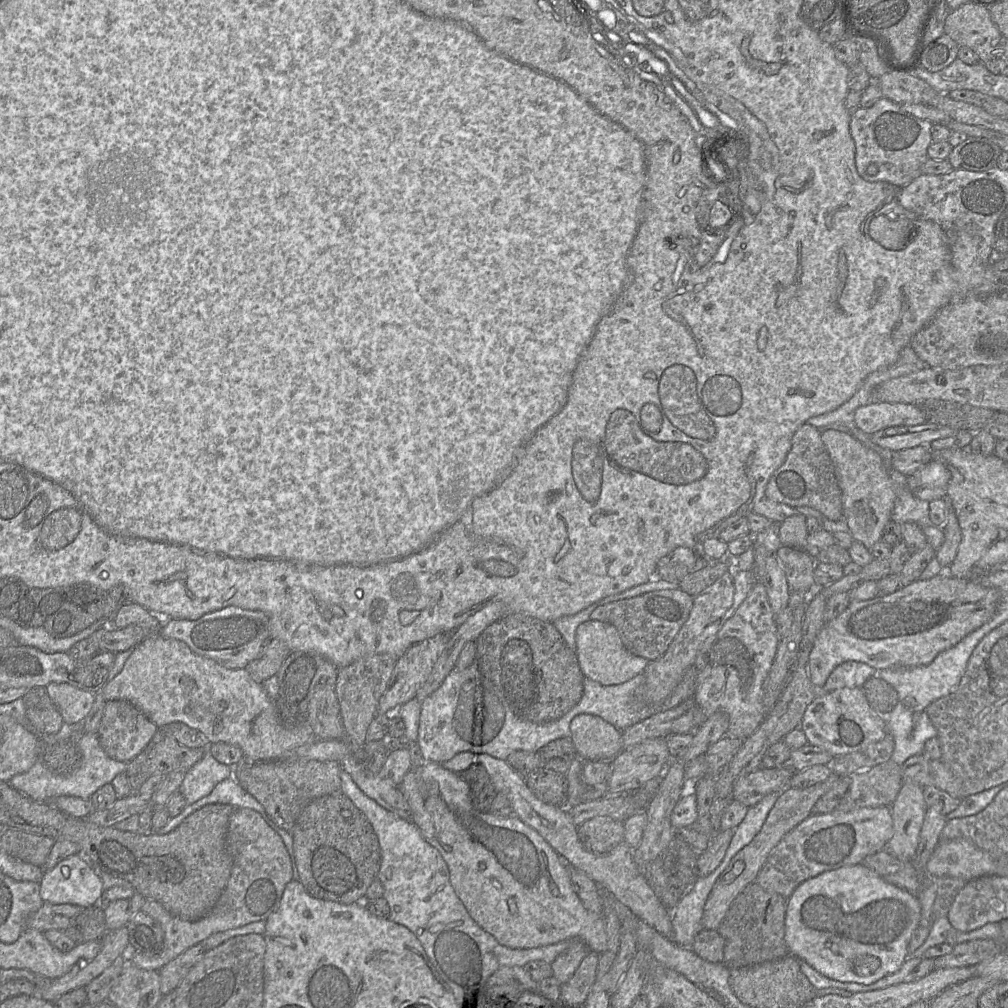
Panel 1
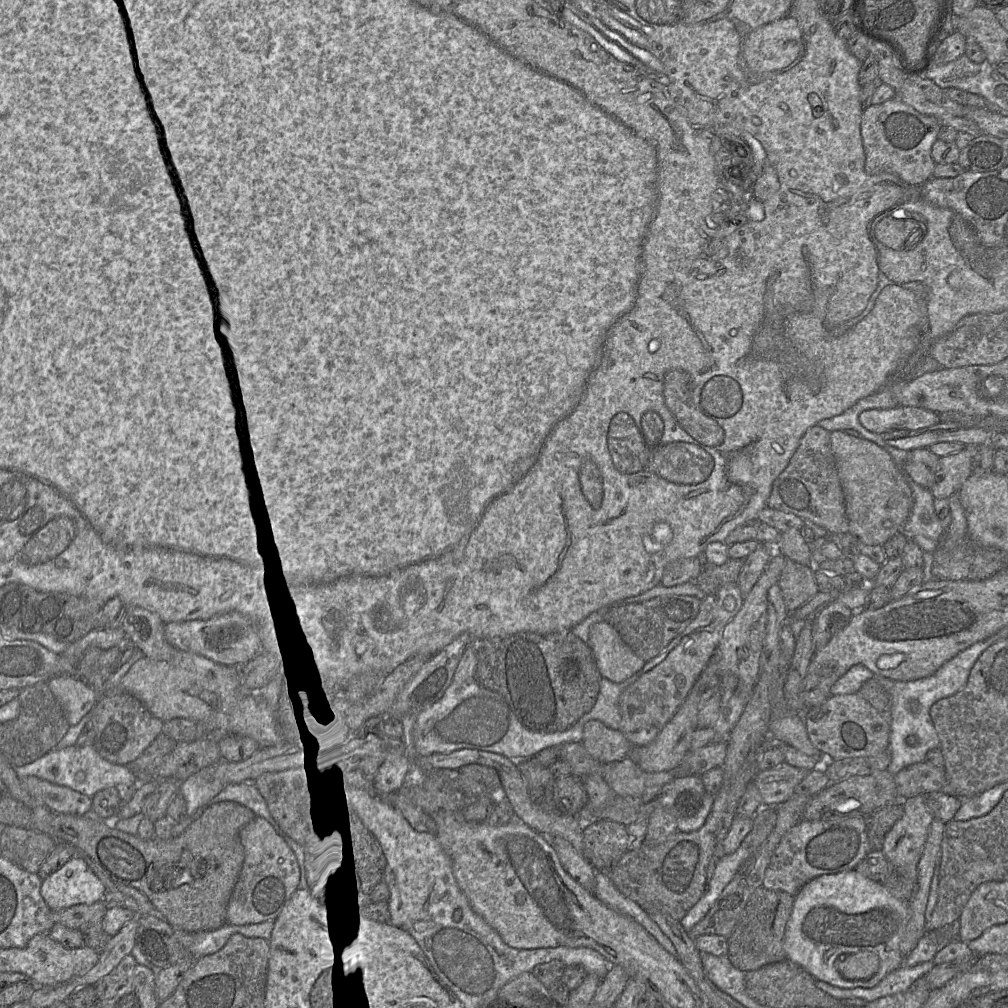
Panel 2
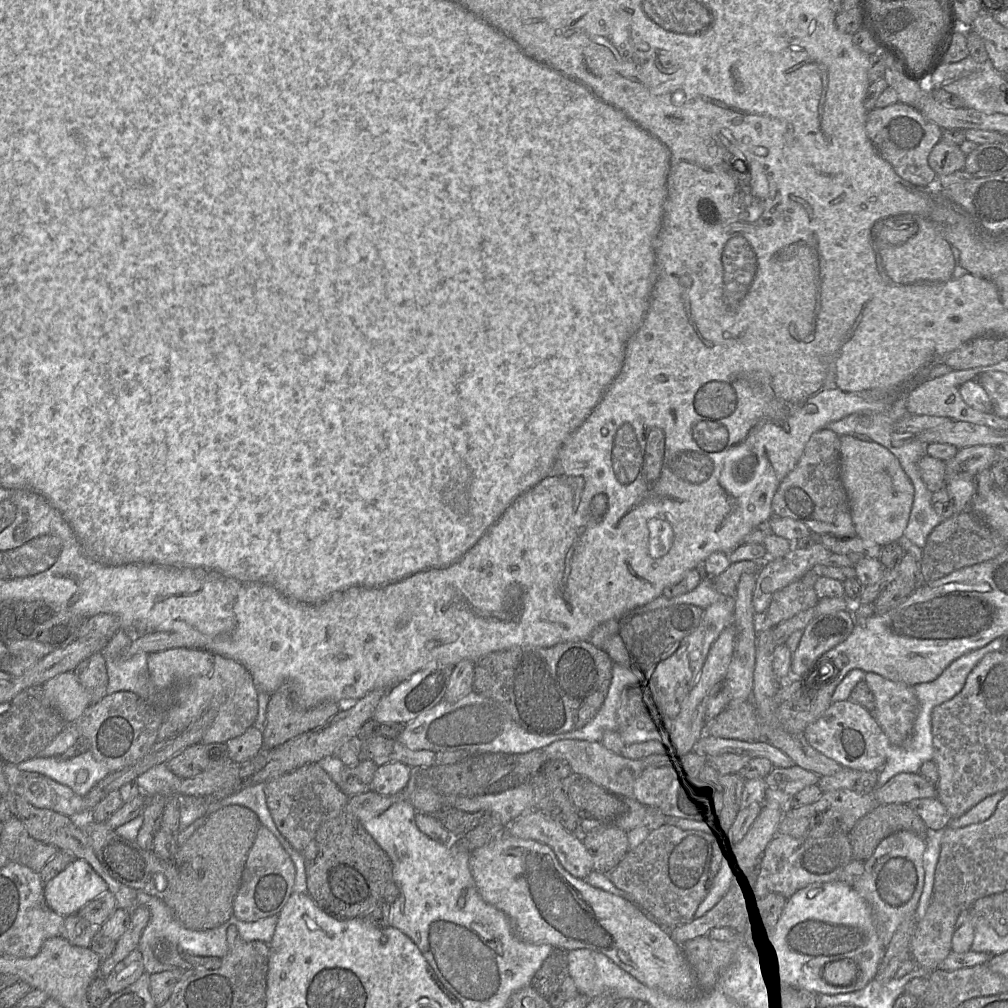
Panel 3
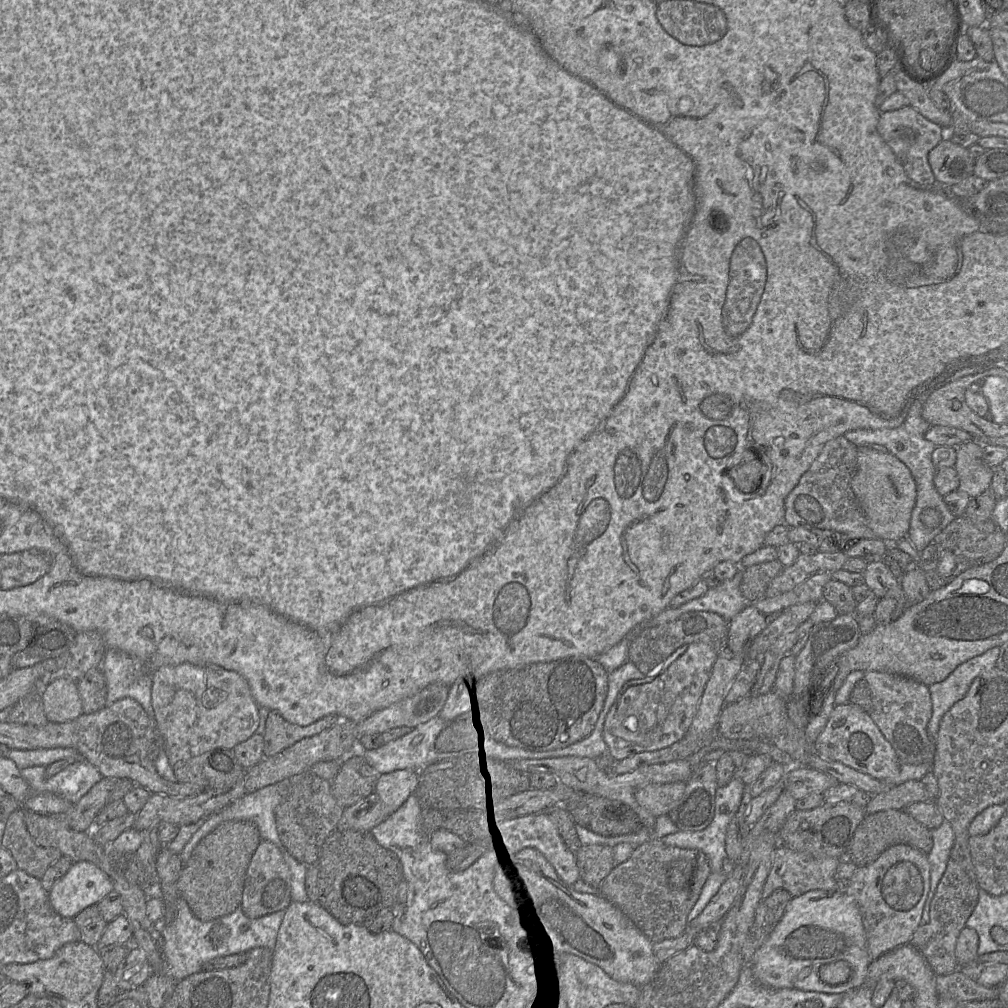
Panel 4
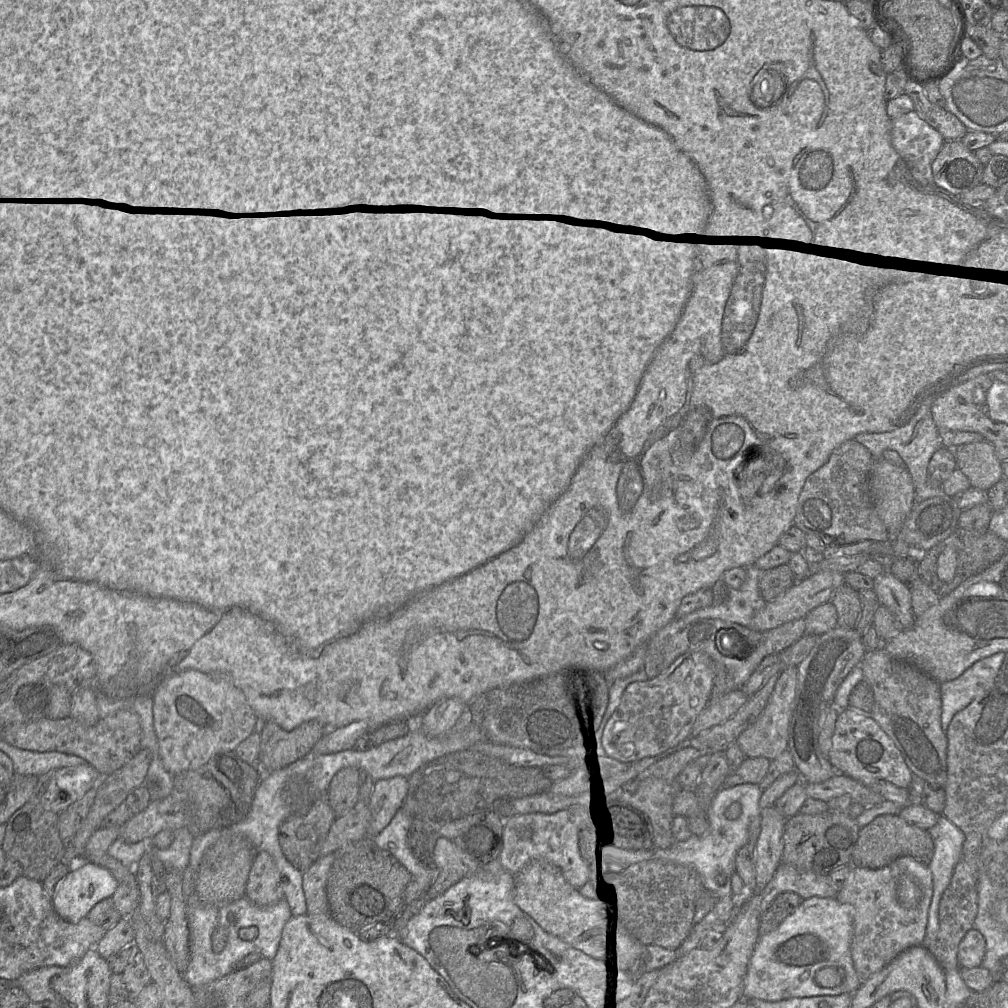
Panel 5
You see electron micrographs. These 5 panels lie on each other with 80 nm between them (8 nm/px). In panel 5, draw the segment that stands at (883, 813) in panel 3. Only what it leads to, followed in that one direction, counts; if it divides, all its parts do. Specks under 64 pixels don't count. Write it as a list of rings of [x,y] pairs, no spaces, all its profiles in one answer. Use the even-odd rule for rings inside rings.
[[[885,814],[876,817],[860,828],[855,842],[851,864],[853,867],[877,869],[890,864],[902,856],[910,856],[928,865],[934,852],[934,843],[927,830],[907,823],[898,814]]]

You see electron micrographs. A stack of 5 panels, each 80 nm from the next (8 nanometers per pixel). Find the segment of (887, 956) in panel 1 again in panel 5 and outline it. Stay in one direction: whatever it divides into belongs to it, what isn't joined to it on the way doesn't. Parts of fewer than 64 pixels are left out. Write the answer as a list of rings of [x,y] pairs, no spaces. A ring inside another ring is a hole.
[[[815,896],[803,900],[775,930],[760,936],[748,964],[742,998],[774,1002],[790,998],[853,994],[861,981],[852,960],[852,938],[850,910],[835,897]],[[830,966],[839,969],[842,982],[833,988],[822,987],[816,982],[816,974],[821,968]]]

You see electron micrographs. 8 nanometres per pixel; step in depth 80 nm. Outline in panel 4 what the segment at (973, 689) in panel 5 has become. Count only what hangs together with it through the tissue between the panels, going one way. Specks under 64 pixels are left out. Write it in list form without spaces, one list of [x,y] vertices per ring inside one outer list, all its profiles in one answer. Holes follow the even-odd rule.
[[[993,647],[957,666],[945,680],[928,686],[932,701],[932,716],[927,725],[927,734],[933,742],[936,740],[944,714],[965,697],[977,676],[996,666],[999,653],[1000,647]]]

